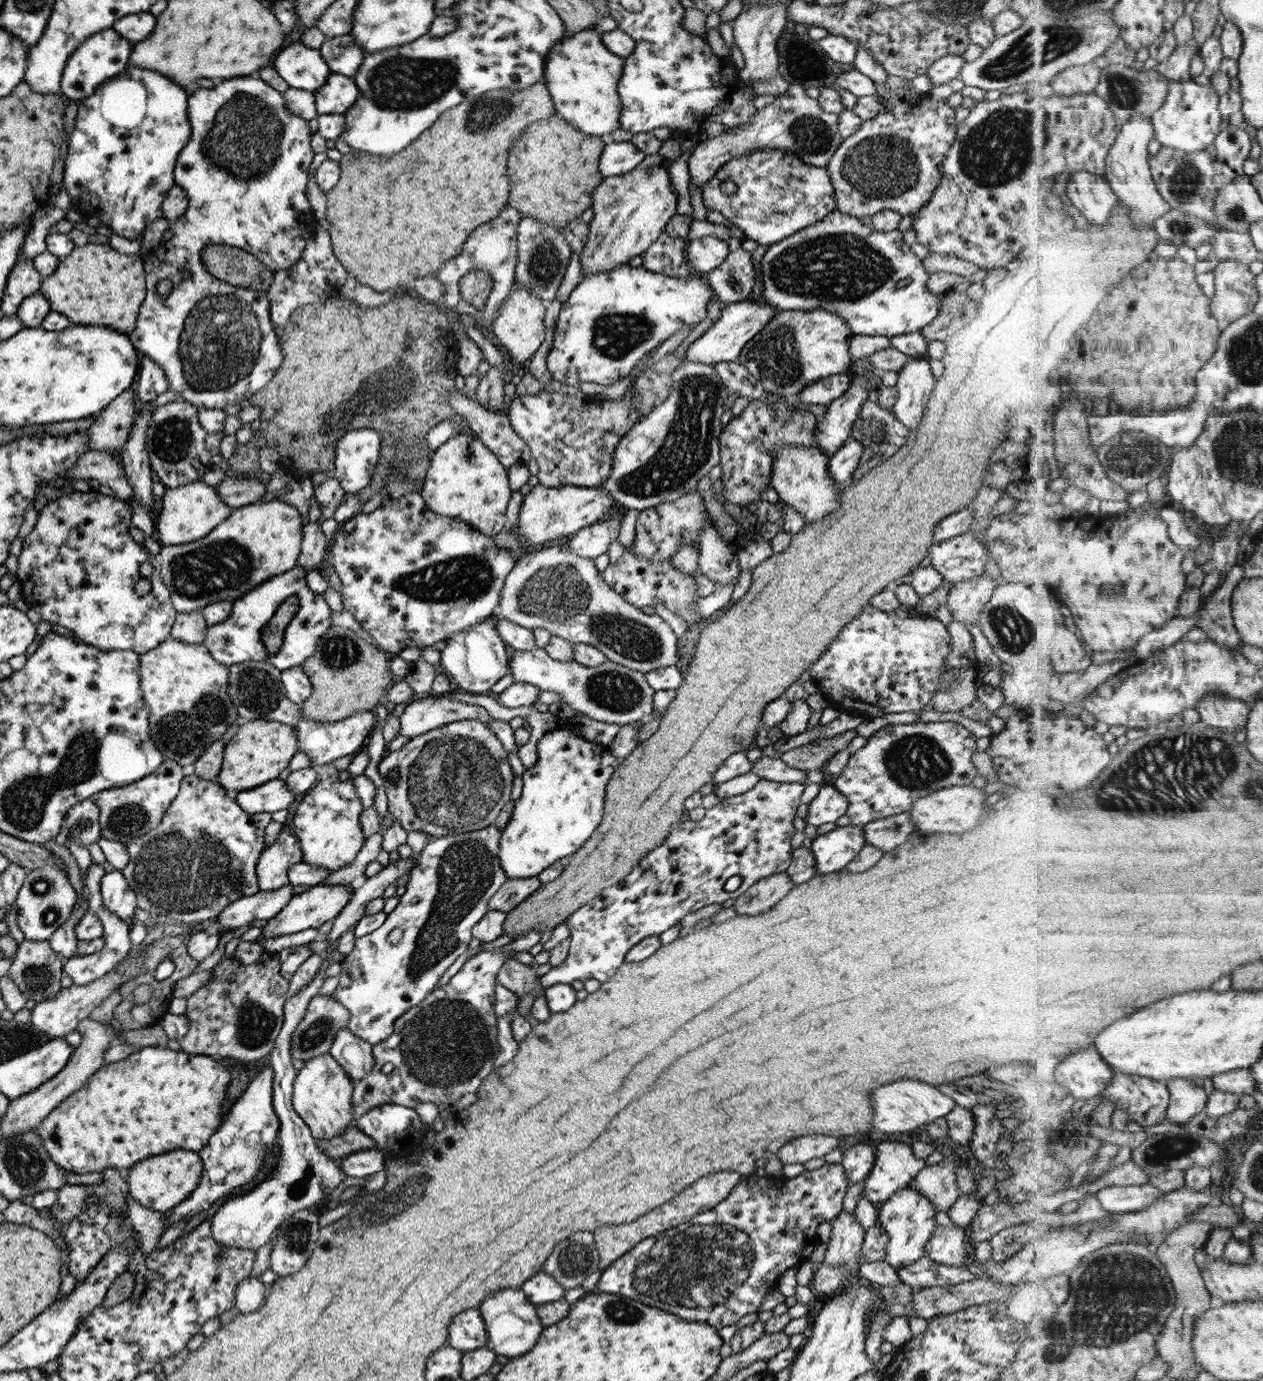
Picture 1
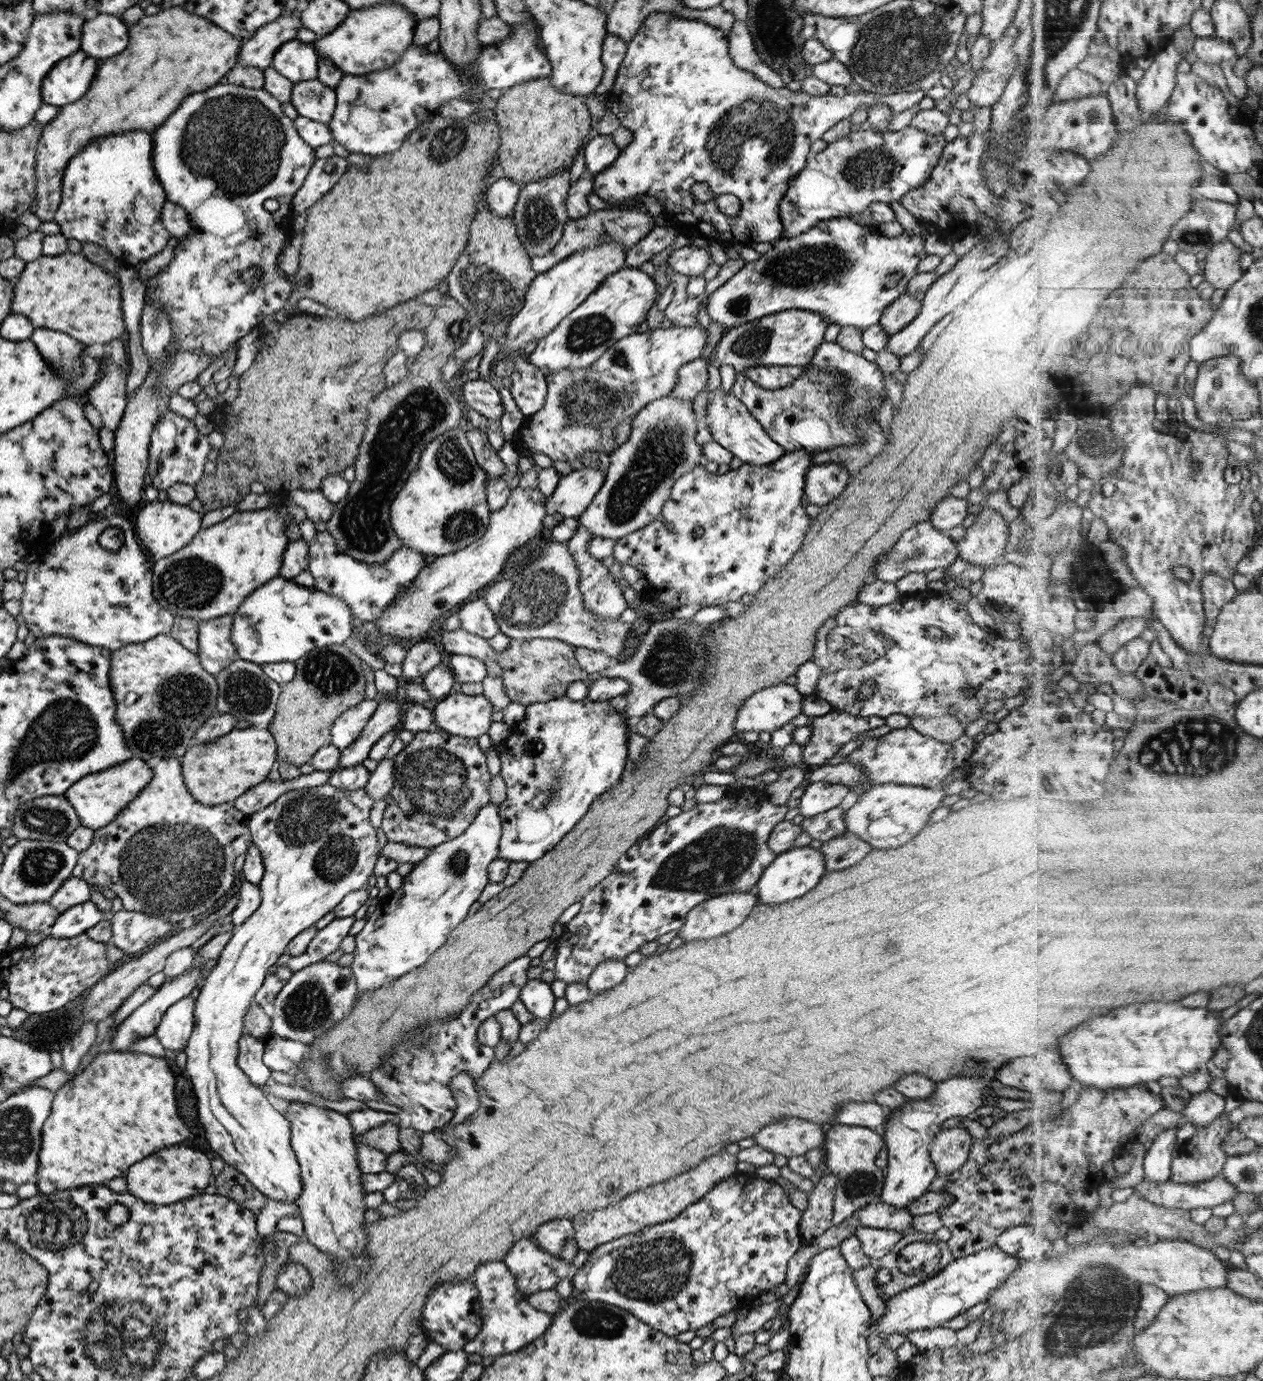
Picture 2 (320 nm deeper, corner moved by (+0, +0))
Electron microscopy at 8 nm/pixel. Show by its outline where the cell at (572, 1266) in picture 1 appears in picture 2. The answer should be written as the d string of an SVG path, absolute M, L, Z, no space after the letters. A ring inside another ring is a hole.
M567 1218L553 1219L536 1228L535 1236L531 1236L531 1242L539 1246L541 1250L562 1258L571 1265L573 1256L579 1247L572 1238L572 1224Z

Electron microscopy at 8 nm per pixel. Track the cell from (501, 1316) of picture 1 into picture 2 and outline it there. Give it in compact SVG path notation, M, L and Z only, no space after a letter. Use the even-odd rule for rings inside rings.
M502 1260L480 1264L472 1276L480 1306L481 1326L477 1334L460 1348L467 1355L496 1357L511 1354L539 1338L552 1324L553 1316L533 1308L528 1303L527 1295L516 1287L513 1275Z

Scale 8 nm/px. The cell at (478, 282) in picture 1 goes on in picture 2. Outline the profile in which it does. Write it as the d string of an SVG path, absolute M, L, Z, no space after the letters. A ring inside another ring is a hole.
M445 296L441 301L440 306L433 310L433 318L422 330L424 336L422 351L418 352L419 355L414 356L411 364L406 365L408 377L398 383L387 385L373 397L372 403L369 405L367 422L365 422L365 434L359 442L359 452L352 464L354 479L348 483L349 490L346 499L334 503L333 512L324 526L325 531L332 536L339 552L361 562L369 564L385 562L393 552L402 546L390 525L389 505L395 493L403 487L404 480L409 476L411 470L416 467L422 448L439 434L446 431L454 432L461 422L459 404L451 396L451 389L444 386L441 370L444 363L450 358L450 354L463 344L471 326L466 310L457 301L449 296Z

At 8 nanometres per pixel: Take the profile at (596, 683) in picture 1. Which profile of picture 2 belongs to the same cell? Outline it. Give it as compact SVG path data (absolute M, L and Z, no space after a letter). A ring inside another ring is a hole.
M463 628L457 630L443 630L439 636L441 646L447 653L467 655L481 662L497 664L499 652L493 651L487 645L487 640L466 632Z

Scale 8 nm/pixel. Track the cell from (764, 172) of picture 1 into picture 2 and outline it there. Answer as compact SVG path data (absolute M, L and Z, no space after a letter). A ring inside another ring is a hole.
M651 12L649 13L641 23L641 26L637 29L637 32L633 35L633 38L626 43L626 53L623 60L617 69L615 80L613 81L612 88L605 94L607 99L608 110L612 115L620 122L620 126L631 131L632 140L625 148L621 149L621 152L617 153L617 158L598 174L591 177L592 180L592 194L597 195L604 203L609 205L611 209L619 209L619 204L623 201L635 201L631 207L641 207L639 197L643 195L652 196L659 202L661 206L662 215L664 215L671 224L671 228L676 233L677 237L683 235L690 237L692 235L705 237L706 240L714 241L717 244L728 246L743 244L743 246L750 246L757 243L771 244L773 241L781 239L783 232L783 225L781 225L781 218L779 217L778 205L781 202L781 198L784 198L785 192L788 191L789 180L793 176L797 175L797 172L801 172L804 168L806 160L809 158L809 147L813 142L816 142L819 138L822 138L822 134L831 128L836 122L843 119L849 119L850 114L864 108L869 110L872 106L875 106L878 102L886 104L892 115L899 114L907 108L916 105L919 100L924 97L925 90L915 90L913 92L901 92L891 95L876 95L875 93L864 91L855 92L855 94L844 94L843 96L831 96L829 94L823 96L811 96L803 91L789 91L787 87L773 88L761 82L752 72L737 68L733 64L731 57L728 55L728 42L726 36L722 30L705 23L704 21L697 19L685 19L667 12ZM705 182L711 190L713 198L718 197L721 194L732 194L739 200L739 212L737 216L725 216L721 214L714 200L707 200L707 202L697 202L691 195L691 186L693 184Z

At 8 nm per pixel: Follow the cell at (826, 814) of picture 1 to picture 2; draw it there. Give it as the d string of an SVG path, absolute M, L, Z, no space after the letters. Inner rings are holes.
M813 782L808 784L799 797L798 814L810 817L835 808L849 788L841 784L829 784L829 782Z

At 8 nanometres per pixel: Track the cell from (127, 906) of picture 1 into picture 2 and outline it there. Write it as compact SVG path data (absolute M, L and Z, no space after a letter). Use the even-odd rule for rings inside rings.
M91 900L85 901L58 914L57 919L50 926L47 936L54 939L73 938L103 919L105 919L105 915L93 905Z

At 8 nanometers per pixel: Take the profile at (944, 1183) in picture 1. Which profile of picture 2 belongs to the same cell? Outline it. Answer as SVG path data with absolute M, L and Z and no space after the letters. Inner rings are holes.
M963 1128L941 1129L929 1144L927 1154L937 1176L952 1174L963 1165L973 1140Z

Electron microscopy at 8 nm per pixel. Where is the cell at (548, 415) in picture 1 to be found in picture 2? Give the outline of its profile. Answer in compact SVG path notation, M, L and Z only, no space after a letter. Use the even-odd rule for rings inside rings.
M481 379L467 380L461 386L463 402L489 420L490 423L498 422L501 412L501 400L493 384Z

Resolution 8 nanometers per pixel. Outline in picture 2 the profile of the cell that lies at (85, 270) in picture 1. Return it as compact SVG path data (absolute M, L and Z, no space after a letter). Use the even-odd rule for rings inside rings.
M81 252L38 256L35 260L25 263L23 270L13 283L13 297L9 303L8 314L20 314L28 318L34 329L49 328L64 332L84 346L114 342L125 332L125 327L120 305L121 287L119 287L119 280L111 276L98 265L87 261Z

